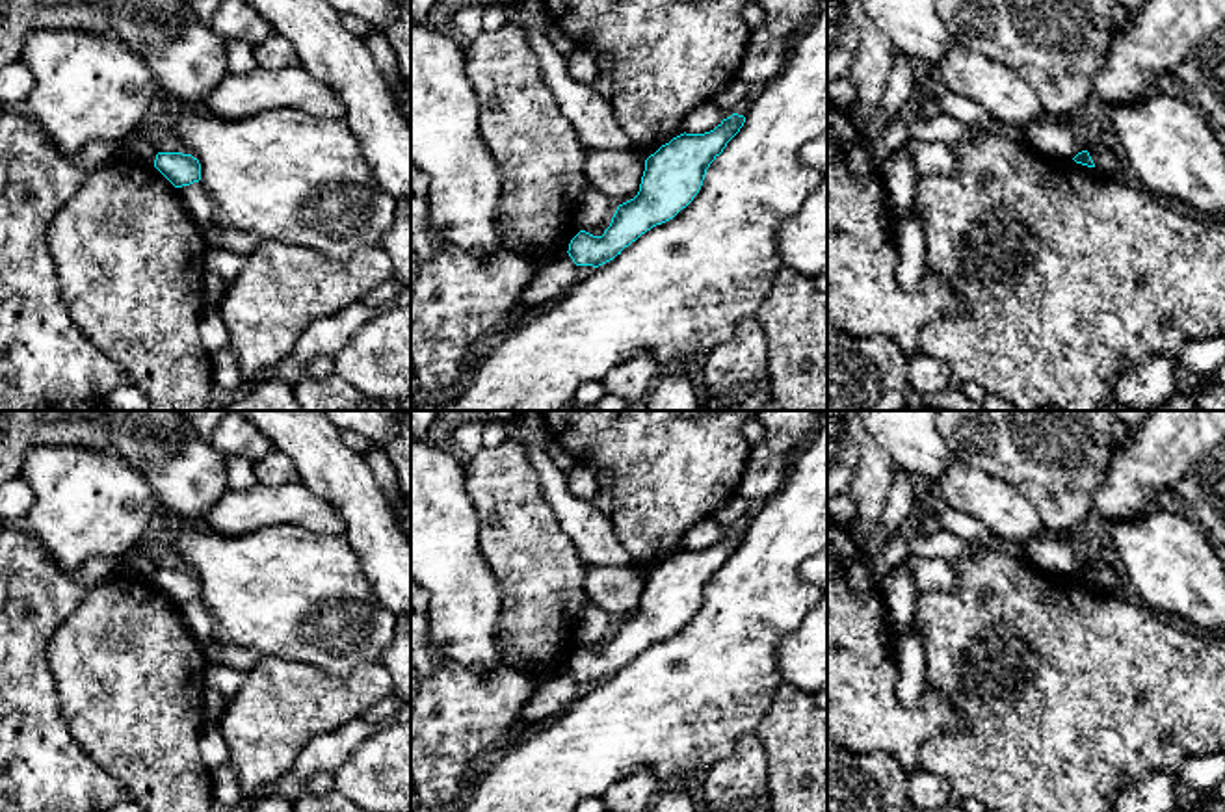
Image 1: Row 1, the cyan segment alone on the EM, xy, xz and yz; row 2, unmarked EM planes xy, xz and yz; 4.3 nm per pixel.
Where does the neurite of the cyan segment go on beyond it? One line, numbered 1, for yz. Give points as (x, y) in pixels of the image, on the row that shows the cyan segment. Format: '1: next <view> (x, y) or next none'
1: next none

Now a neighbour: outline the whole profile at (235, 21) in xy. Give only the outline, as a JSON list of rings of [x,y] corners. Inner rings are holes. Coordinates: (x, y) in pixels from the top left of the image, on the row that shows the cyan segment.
[[[223,0],[212,19],[212,28],[227,41],[260,45],[273,33],[270,22],[244,0]]]

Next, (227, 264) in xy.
[[[210,247],[206,253],[206,269],[217,273],[227,282],[232,282],[245,264],[245,256],[227,251]]]

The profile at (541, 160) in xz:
[[[506,22],[463,45],[467,74],[480,98],[480,134],[500,167],[502,247],[541,266],[567,253],[571,240],[580,232],[574,208],[587,186],[587,149],[547,85],[524,28]]]

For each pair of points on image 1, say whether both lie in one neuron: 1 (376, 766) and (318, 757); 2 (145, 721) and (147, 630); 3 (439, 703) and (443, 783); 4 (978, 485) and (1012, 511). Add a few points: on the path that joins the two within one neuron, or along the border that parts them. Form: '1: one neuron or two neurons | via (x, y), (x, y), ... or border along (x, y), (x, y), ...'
1: two neurons | border along (378, 731), (335, 773)
2: one neuron | via (145, 699), (147, 653)
3: one neuron | via (441, 723), (441, 762)
4: one neuron | via (986, 493), (1004, 510)

